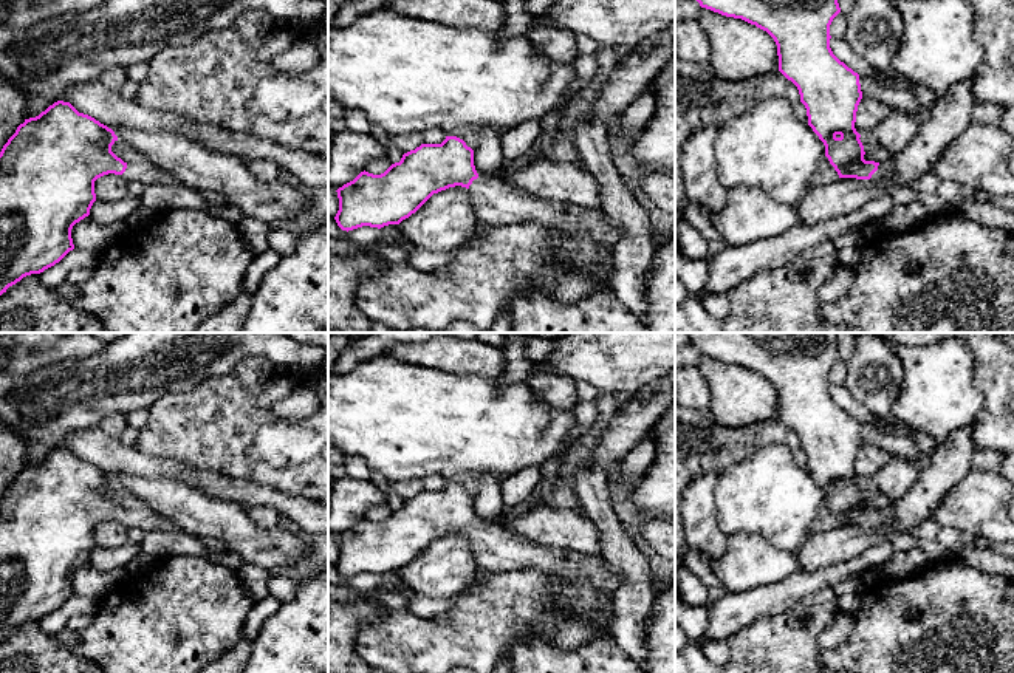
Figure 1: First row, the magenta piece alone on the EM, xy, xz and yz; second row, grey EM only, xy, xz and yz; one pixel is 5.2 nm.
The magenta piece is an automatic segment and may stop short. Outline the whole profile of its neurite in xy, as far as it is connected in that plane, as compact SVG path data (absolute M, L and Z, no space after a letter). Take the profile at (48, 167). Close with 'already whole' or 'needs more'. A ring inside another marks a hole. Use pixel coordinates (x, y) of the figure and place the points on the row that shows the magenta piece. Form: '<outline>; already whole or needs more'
M57 101L36 118L25 119L0 152L0 296L23 277L40 274L74 249L71 229L90 215L96 201L94 181L104 175L122 175L128 183L180 183L152 162L127 164L111 152L118 136L94 118L79 113L70 102Z; needs more

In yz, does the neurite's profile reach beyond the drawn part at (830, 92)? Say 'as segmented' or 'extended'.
extended

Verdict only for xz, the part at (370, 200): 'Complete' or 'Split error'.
Split error

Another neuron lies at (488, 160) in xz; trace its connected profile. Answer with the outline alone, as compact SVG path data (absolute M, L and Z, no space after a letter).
M481 127L478 147L474 150L474 166L478 176L502 176L506 164L500 150L500 130Z

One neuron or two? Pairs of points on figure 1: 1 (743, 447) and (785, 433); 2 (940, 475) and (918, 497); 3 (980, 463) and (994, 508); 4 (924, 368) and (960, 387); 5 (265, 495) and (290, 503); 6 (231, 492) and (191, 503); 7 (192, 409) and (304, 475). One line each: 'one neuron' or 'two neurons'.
1: one neuron
2: one neuron
3: two neurons
4: one neuron
5: one neuron
6: two neurons
7: one neuron

